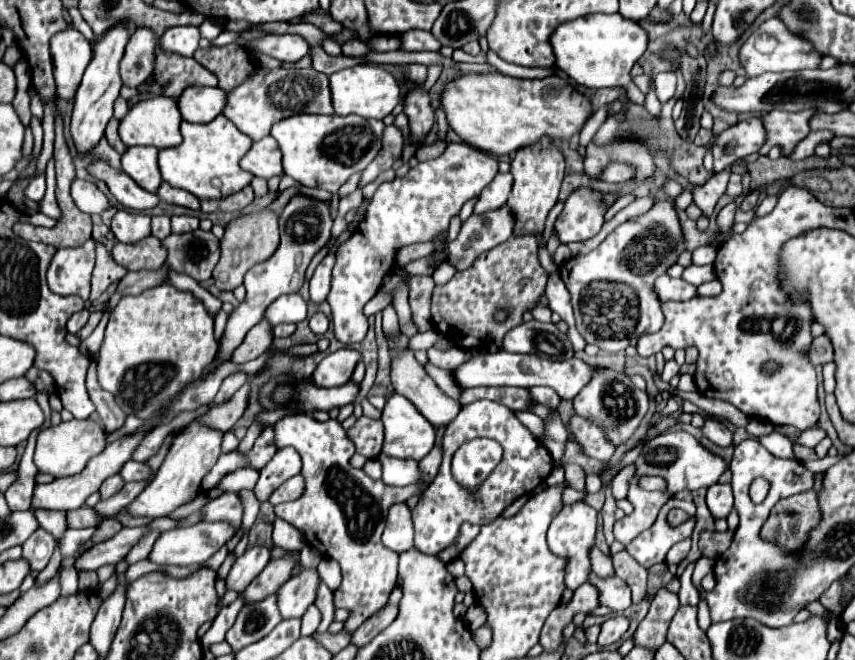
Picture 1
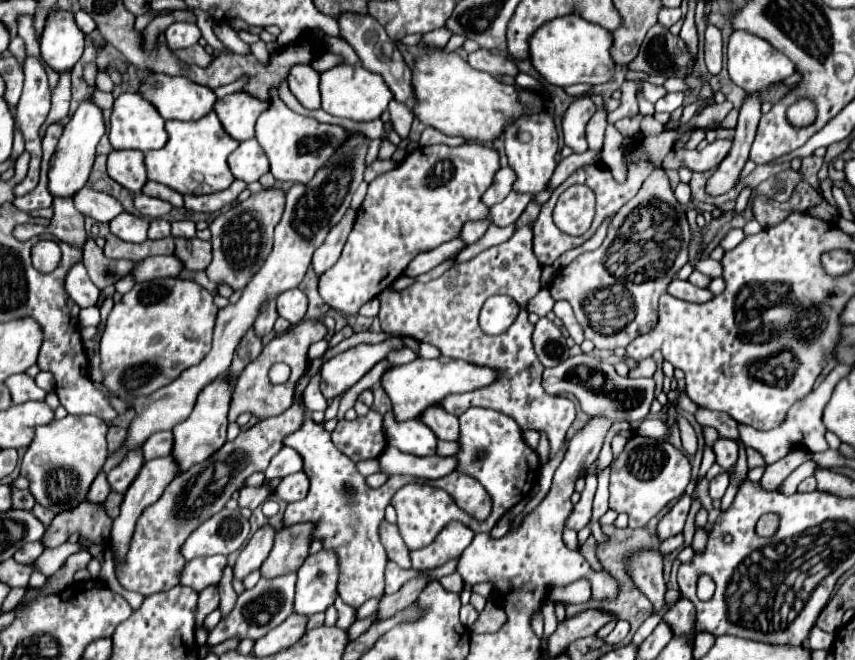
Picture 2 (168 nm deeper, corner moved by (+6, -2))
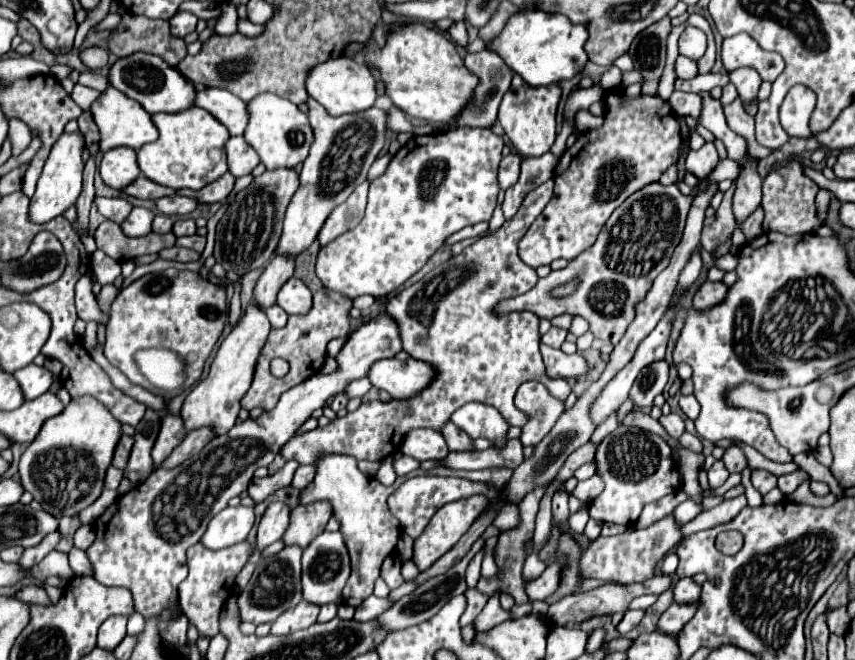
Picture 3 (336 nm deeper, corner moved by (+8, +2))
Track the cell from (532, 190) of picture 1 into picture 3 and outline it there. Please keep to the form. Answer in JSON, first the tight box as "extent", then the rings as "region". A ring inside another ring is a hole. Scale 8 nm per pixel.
{"extent":[498,75,560,157],"region":[[[514,75],[510,89],[506,91],[500,111],[498,111],[498,121],[510,139],[512,147],[520,153],[520,157],[542,157],[544,153],[550,151],[554,139],[556,139],[556,107],[560,101],[560,87],[558,85],[548,85],[548,87],[532,87],[528,85],[520,75]]]}

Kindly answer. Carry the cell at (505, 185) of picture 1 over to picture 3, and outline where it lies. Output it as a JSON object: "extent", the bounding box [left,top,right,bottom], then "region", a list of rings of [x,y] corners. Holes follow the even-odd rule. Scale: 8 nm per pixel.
{"extent":[498,153,522,191],"region":[[[510,153],[510,155],[506,155],[502,159],[500,169],[498,169],[498,185],[500,185],[500,191],[510,189],[518,181],[520,163],[522,163],[522,159],[516,153]]]}

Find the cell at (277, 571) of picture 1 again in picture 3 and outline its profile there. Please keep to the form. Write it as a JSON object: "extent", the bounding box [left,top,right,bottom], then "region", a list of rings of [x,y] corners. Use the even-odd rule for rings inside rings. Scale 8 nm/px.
{"extent":[282,501,332,549],"region":[[[326,501],[314,505],[298,505],[290,515],[290,525],[282,537],[284,545],[298,545],[306,549],[316,535],[320,535],[332,517],[332,509]]]}

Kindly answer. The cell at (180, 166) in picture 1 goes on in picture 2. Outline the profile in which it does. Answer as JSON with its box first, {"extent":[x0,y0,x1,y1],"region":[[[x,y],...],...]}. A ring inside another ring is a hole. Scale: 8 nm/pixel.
{"extent":[146,111,238,195],"region":[[[210,111],[206,117],[198,121],[166,121],[168,131],[168,143],[158,151],[146,153],[146,171],[148,179],[162,183],[182,195],[208,195],[216,191],[224,191],[234,181],[230,169],[228,169],[228,155],[238,147],[238,141],[234,141],[218,121],[216,113]]]}

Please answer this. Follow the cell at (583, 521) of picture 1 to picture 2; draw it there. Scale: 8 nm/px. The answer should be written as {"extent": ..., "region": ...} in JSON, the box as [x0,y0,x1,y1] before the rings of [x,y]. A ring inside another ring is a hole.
{"extent":[566,475,596,531],"region":[[[586,475],[586,487],[581,492],[581,497],[578,503],[574,505],[574,509],[566,521],[566,527],[580,531],[588,525],[592,515],[592,505],[596,493],[596,475]]]}

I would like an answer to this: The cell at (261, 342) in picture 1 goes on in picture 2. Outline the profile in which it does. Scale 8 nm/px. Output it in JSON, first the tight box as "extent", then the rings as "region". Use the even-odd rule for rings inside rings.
{"extent":[254,301,278,337],"region":[[[266,301],[266,305],[262,305],[262,313],[258,313],[258,321],[254,321],[256,333],[258,333],[260,337],[264,337],[266,333],[270,333],[276,319],[278,319],[276,301]]]}

